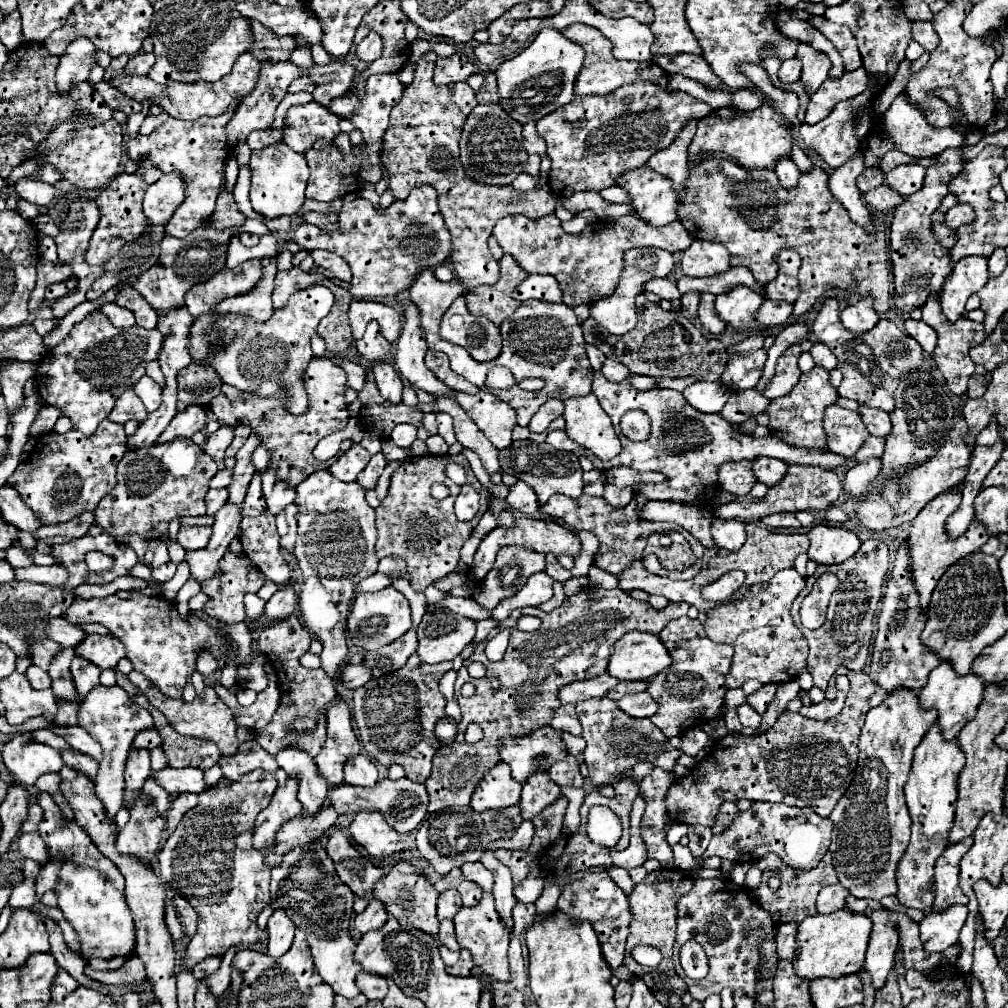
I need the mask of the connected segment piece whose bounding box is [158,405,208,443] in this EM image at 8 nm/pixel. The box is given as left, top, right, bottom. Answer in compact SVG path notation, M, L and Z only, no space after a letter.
M190 405L186 411L176 413L176 417L158 437L158 443L174 441L178 437L192 437L196 431L202 431L206 427L206 417L208 417L208 409L204 405Z

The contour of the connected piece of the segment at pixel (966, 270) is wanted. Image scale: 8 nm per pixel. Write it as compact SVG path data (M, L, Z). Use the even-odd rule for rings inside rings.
M964 257L964 261L958 261L948 275L948 281L944 281L942 291L942 311L948 317L948 321L956 321L960 315L964 315L964 305L972 293L982 289L982 285L988 281L988 259L986 257Z

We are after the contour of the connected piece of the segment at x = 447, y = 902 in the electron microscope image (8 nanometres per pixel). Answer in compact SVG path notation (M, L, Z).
M449 889L440 893L438 897L438 921L444 921L444 919L452 919L458 909L462 907L462 901L460 901L460 893Z

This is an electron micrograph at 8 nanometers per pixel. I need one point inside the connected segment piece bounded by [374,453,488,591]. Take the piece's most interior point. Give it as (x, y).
(411, 524)

